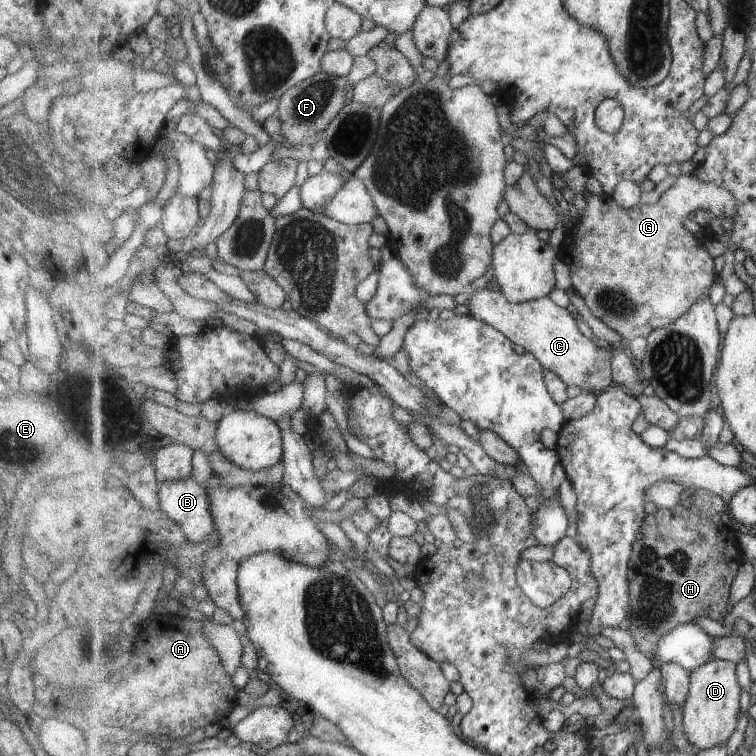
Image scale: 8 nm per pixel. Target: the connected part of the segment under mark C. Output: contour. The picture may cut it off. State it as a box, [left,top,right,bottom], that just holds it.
[466,286,622,393]

